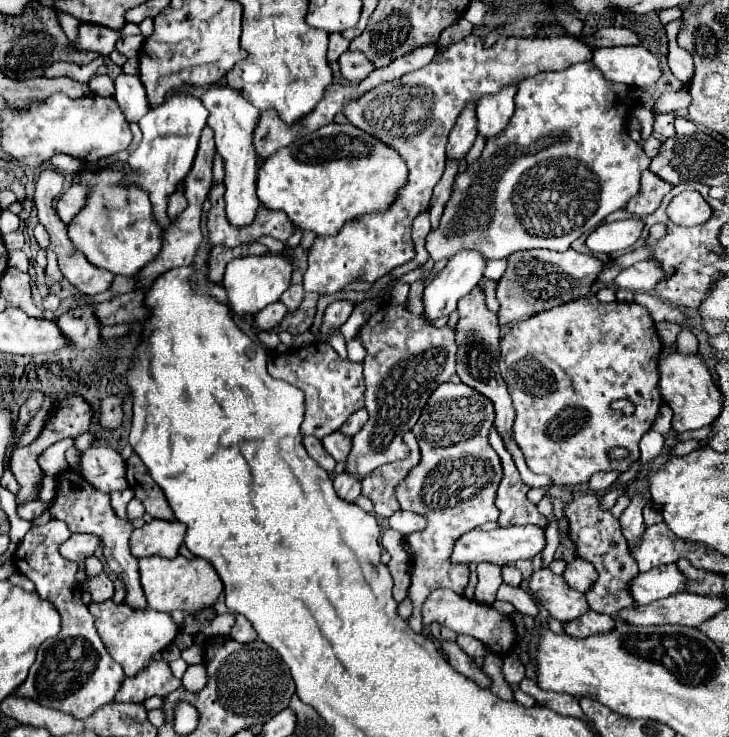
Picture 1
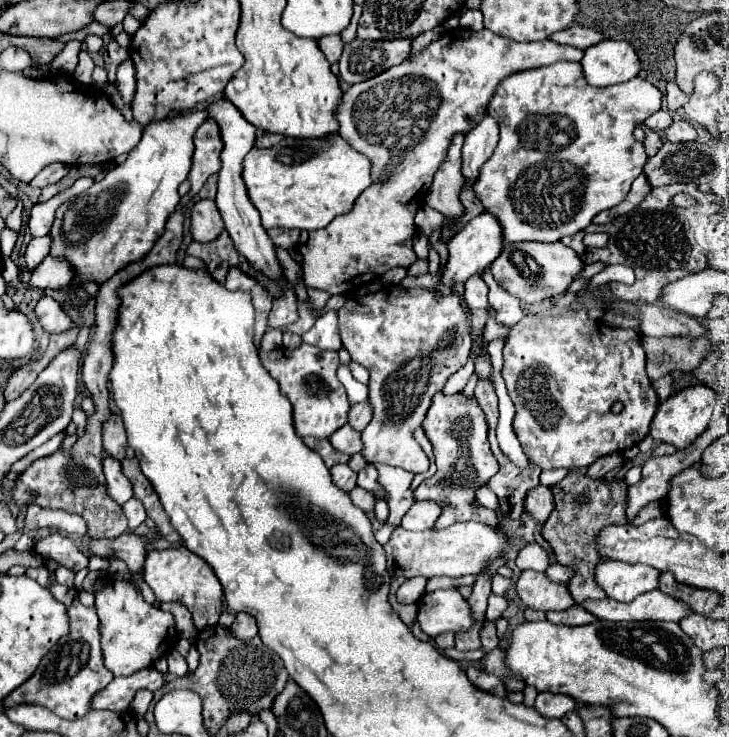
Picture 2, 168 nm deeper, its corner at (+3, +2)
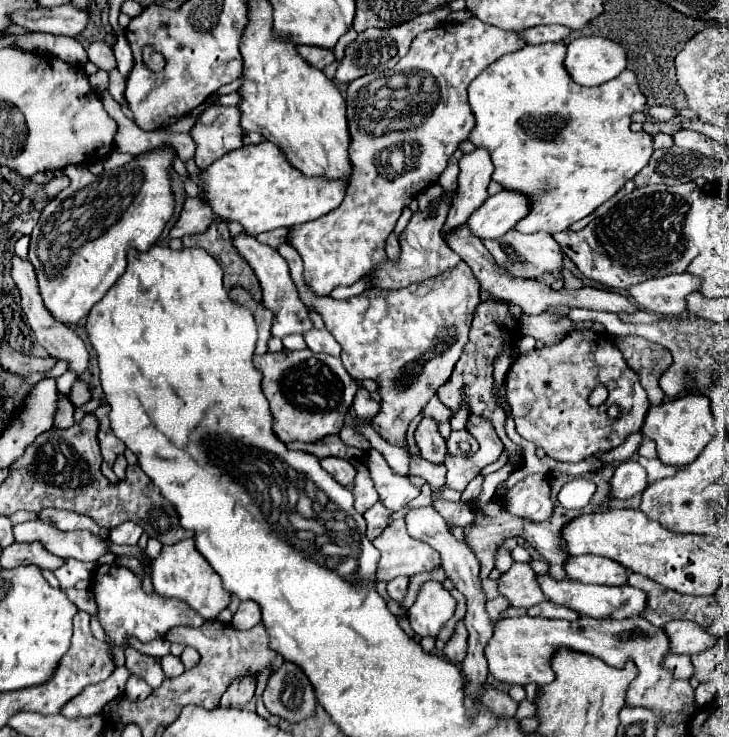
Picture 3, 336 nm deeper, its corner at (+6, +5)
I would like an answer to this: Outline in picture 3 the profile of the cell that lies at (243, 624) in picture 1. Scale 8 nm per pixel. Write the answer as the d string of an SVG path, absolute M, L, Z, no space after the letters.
M241 601L237 613L233 615L233 621L231 625L239 631L245 631L245 629L251 629L255 627L257 623L261 621L261 611L259 611L259 605L253 603L253 601Z

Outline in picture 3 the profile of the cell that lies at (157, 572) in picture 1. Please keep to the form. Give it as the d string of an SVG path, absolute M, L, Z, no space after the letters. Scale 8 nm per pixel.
M193 539L179 541L175 545L163 545L157 559L151 561L153 587L163 597L173 597L185 601L203 619L217 619L217 615L229 605L229 593L221 585L221 577L205 561L205 557L195 549Z

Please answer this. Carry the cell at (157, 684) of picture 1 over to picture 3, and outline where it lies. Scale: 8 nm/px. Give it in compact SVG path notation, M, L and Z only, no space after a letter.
M117 667L111 677L103 683L97 685L89 685L85 687L75 699L71 699L65 707L63 707L63 715L69 719L77 719L77 717L89 717L99 713L109 701L117 699L123 695L125 691L125 683L129 679L129 671L125 667Z

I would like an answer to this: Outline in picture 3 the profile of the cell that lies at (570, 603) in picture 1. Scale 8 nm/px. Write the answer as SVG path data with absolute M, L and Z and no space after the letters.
M513 563L507 573L499 579L499 591L509 599L513 607L533 607L547 597L541 593L537 585L537 575L533 573L529 563Z

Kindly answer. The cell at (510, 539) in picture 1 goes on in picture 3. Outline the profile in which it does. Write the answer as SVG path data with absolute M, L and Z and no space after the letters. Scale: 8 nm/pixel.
M393 521L375 541L373 545L381 551L377 581L391 581L399 575L415 575L423 571L433 571L441 567L441 557L433 551L425 541L417 541L409 537L405 529L405 521Z

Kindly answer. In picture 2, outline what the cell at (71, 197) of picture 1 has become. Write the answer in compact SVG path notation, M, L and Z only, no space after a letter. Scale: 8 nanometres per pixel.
M42 236L32 238L26 252L24 252L24 258L26 258L26 270L28 272L34 272L38 268L38 264L42 264L44 256L48 254L48 246L50 246L50 238L48 236Z

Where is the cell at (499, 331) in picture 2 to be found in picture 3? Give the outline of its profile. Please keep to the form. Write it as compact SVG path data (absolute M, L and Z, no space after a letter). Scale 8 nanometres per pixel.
M463 403L461 408L454 414L454 416L450 420L452 430L461 430L465 428L469 414L470 413L467 405Z

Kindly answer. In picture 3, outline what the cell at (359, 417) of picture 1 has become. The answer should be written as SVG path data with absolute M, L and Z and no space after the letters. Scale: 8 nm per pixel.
M359 387L357 395L355 395L355 401L353 401L353 411L359 419L371 419L377 411L379 411L379 403L371 397L371 393L363 387Z

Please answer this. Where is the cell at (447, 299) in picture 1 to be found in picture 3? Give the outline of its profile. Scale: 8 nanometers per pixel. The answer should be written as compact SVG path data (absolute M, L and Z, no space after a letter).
M501 191L485 201L473 217L469 217L467 225L473 235L477 235L481 241L485 239L497 239L505 235L509 229L515 227L515 223L525 217L529 211L529 203L525 195L515 191Z

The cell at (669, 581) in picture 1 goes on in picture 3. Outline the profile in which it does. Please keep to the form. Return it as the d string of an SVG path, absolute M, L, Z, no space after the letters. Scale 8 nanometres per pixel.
M599 555L569 557L569 561L565 563L565 571L569 579L581 581L581 583L609 585L609 587L627 585L627 577L629 577L629 571L623 565Z

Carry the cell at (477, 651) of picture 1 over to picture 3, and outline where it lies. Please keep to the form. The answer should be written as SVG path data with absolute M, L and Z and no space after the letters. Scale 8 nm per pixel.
M463 621L457 623L455 633L453 633L453 637L447 641L443 653L445 653L445 657L447 657L449 661L453 661L455 665L459 665L459 663L465 659L465 653L467 653L467 629L465 629Z

